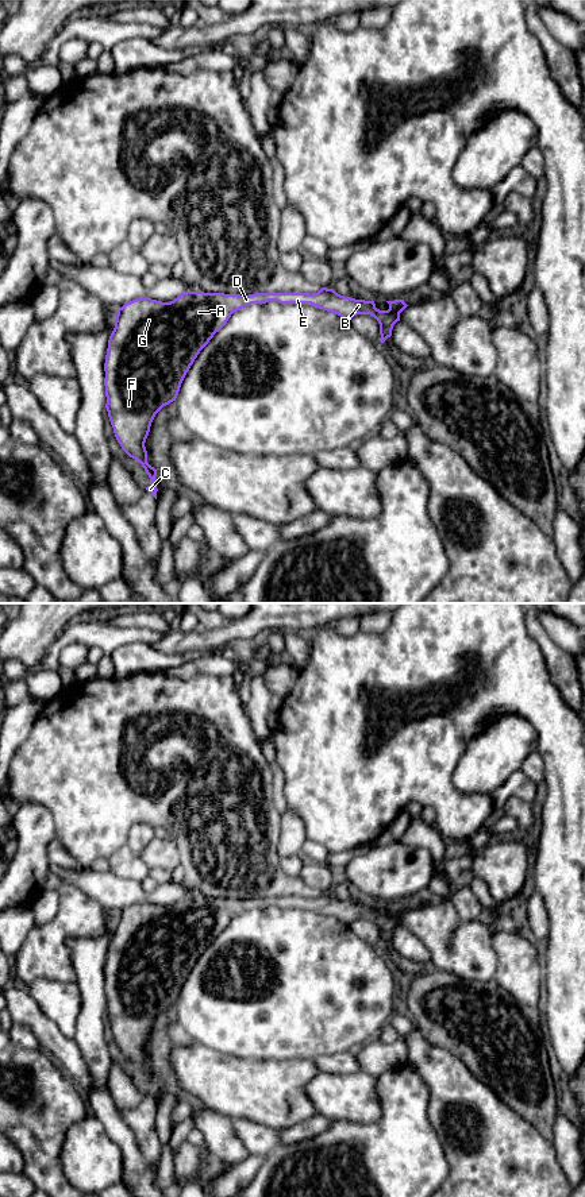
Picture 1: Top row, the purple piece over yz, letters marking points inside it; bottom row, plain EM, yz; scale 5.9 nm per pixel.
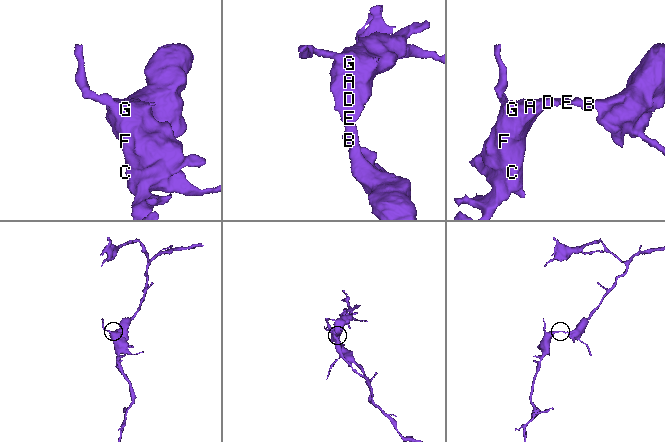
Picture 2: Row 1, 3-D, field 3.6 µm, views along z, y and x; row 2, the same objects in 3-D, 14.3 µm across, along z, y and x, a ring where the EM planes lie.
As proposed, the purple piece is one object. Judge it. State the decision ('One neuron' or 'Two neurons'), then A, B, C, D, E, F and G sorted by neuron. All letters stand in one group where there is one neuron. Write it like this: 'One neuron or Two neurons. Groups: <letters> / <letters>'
One neuron. Groups: A B C D E F G

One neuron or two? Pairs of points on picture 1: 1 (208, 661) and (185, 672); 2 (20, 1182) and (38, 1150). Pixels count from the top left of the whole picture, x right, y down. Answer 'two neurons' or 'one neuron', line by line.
1: one neuron
2: two neurons

